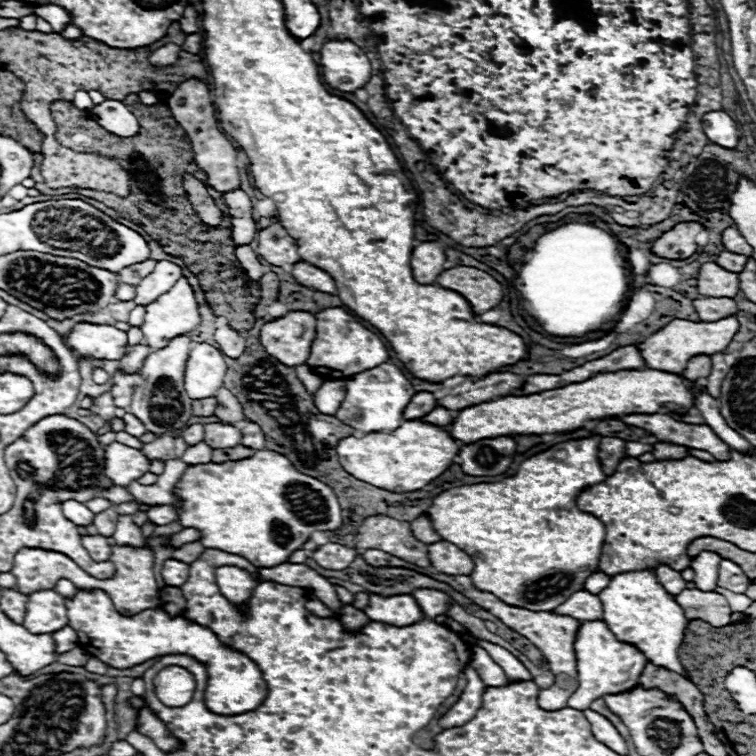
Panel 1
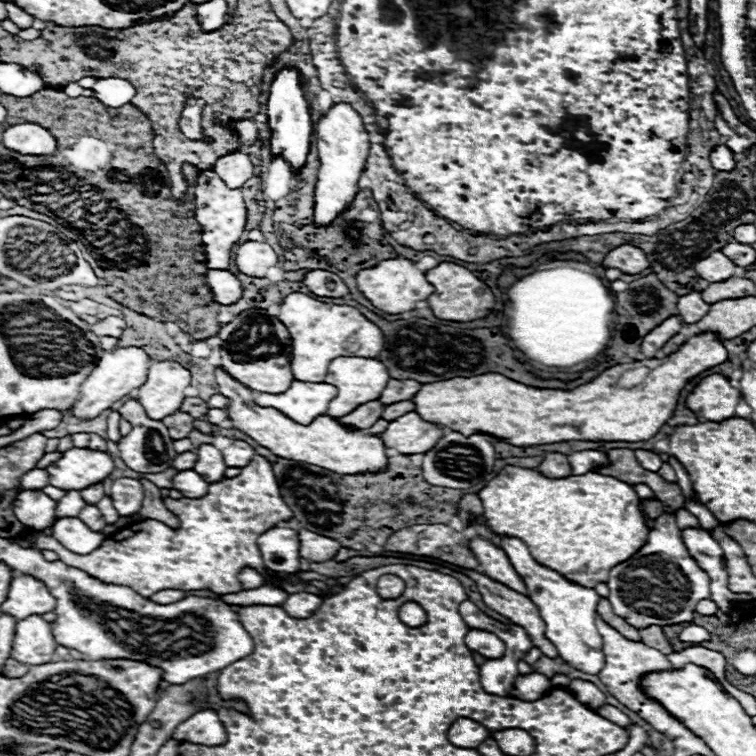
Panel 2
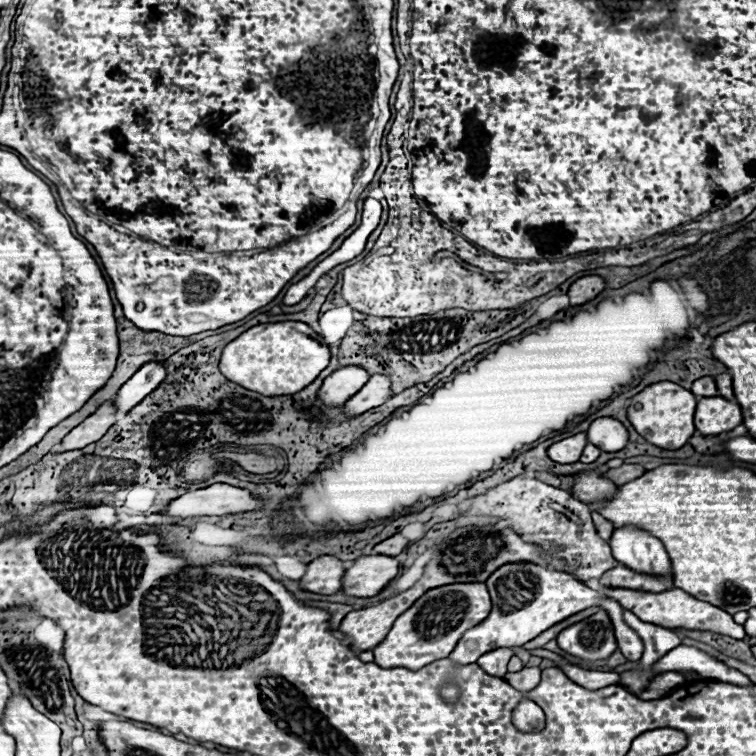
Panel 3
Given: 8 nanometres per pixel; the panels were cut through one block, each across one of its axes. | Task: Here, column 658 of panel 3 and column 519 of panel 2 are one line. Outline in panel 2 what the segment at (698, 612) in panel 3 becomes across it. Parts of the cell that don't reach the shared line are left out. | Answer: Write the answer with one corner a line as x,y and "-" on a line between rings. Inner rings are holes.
460,570
460,572
464,572
468,578
472,578
476,582
476,586
482,594
482,600
488,608
496,610
498,614
506,616
514,624
522,626
528,632
528,636
532,638
532,644
536,648
540,648
544,656
558,658
558,650
544,636
546,624
540,618
536,604
528,596
524,596
520,592
514,592
508,586
504,586
500,582
494,582
492,578
484,576
484,574
478,574
474,570

